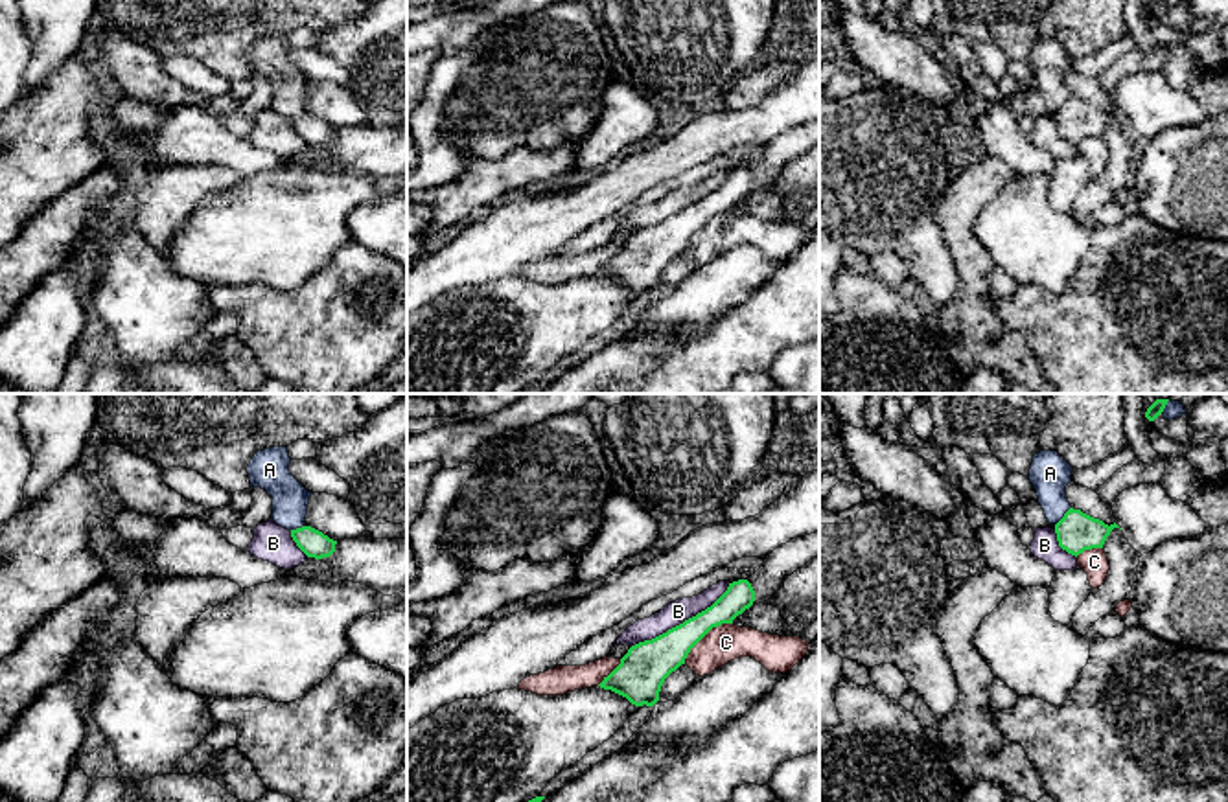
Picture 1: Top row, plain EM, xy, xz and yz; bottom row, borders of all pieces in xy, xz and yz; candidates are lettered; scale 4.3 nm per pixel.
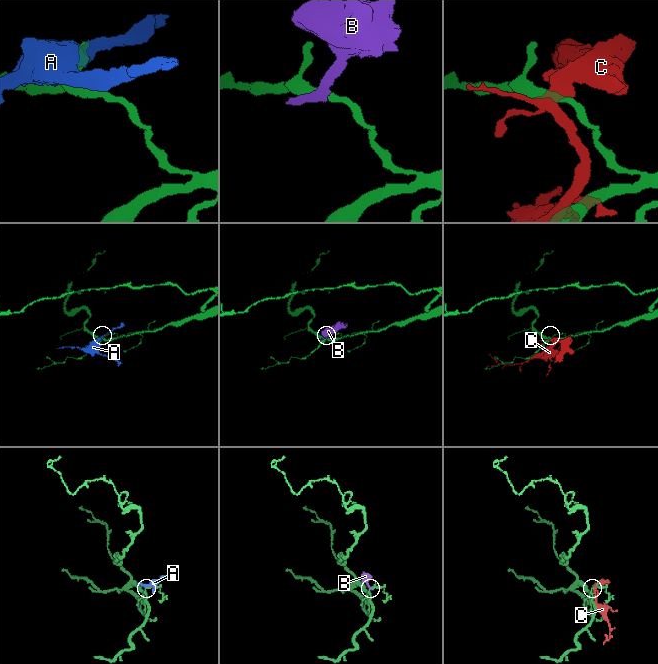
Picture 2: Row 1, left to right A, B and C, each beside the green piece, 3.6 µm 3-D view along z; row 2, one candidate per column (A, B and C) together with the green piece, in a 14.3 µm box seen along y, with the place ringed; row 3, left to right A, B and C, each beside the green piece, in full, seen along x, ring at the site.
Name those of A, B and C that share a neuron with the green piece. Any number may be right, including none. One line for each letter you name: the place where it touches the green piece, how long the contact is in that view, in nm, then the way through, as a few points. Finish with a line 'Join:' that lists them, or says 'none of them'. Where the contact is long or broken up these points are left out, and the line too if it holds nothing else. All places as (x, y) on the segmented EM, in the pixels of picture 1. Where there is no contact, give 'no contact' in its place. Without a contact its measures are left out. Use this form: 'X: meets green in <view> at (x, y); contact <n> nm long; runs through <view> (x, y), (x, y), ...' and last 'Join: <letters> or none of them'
Join: none of them

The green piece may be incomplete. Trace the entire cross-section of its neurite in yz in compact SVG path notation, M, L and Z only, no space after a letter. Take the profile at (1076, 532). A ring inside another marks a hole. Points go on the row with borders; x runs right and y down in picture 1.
M1070 508L1055 524L1055 533L1059 546L1077 557L1084 550L1103 548L1114 528L1119 526L1116 522L1108 526L1081 510Z

